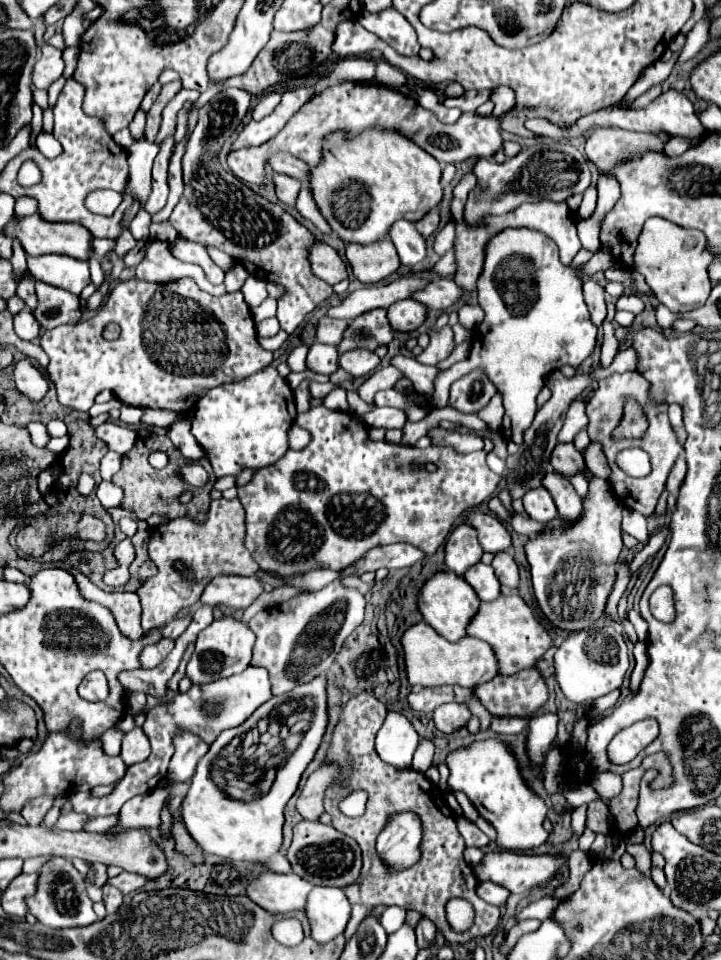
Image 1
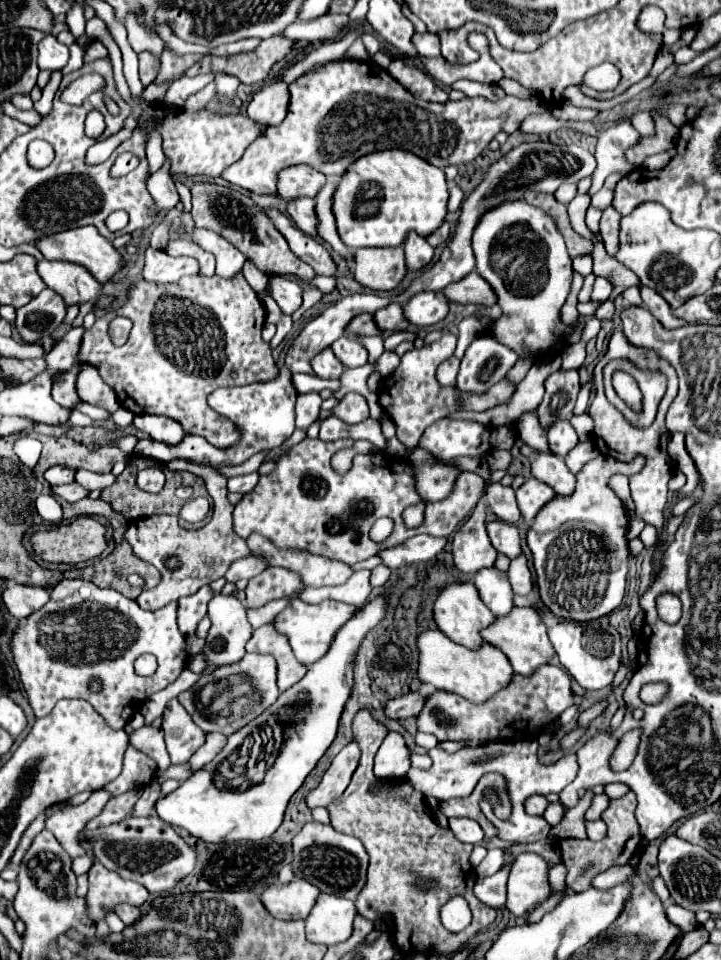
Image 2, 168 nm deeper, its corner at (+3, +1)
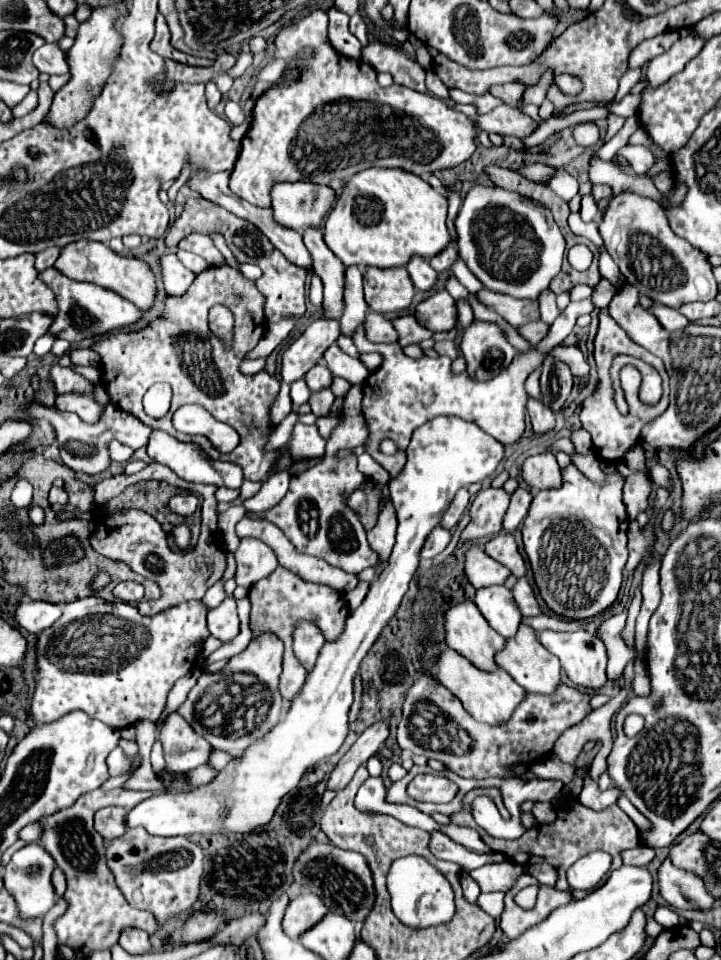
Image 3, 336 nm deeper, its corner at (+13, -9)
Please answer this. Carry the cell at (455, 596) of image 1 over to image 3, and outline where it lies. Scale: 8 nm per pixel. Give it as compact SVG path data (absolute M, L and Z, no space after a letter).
M472 600L454 604L450 610L446 610L444 630L446 630L446 646L462 654L466 660L470 660L480 670L496 670L494 654L504 646L504 638L490 628L490 624L480 614L480 610L474 606Z

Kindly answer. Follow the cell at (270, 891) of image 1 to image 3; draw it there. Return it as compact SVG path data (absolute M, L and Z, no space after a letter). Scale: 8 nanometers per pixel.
M312 892L298 894L286 906L286 912L282 918L282 930L286 936L296 940L302 932L312 928L326 912L328 912L328 908L316 894L312 894Z

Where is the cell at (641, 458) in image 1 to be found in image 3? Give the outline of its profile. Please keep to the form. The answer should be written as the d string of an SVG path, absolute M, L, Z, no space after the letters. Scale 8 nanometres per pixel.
M570 464L562 470L562 478L564 486L560 490L542 490L534 494L530 512L522 524L524 550L534 572L534 582L546 606L566 620L586 620L604 612L616 600L622 584L622 568L628 558L628 514L622 502L624 476L616 470L608 474L606 482L596 484L586 478L574 464Z

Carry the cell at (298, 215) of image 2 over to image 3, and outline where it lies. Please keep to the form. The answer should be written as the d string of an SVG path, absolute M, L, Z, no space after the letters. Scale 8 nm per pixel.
M306 228L302 230L302 240L314 260L314 272L324 282L324 308L326 318L342 316L342 286L344 286L344 264L332 254L322 238L322 228Z

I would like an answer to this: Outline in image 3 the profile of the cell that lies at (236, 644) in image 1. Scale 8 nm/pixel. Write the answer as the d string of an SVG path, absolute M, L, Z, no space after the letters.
M226 598L220 606L208 610L208 630L210 636L218 638L220 642L230 642L240 634L240 620L236 614L236 600Z

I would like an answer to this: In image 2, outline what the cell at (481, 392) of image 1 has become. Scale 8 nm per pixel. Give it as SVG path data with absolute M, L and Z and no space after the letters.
M482 334L468 346L456 386L464 392L486 392L506 376L516 360L518 354L514 350L500 344L492 334Z

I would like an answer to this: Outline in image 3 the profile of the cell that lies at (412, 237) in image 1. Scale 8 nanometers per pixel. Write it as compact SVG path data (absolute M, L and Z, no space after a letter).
M418 256L410 258L410 262L406 264L406 270L418 290L430 290L436 282L436 270L424 258L418 258Z

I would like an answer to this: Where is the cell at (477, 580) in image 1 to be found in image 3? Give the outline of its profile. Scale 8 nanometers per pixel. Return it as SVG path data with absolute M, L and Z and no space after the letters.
M504 586L480 588L476 590L474 604L498 634L502 634L504 638L510 638L516 634L522 616L508 588Z

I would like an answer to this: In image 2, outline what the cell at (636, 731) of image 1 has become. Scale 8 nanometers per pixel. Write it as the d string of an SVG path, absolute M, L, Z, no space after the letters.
M638 730L628 732L628 734L620 740L620 744L618 744L618 748L616 748L616 752L614 752L612 760L610 760L610 766L612 766L614 770L626 770L626 768L632 764L634 756L636 756L638 742L640 742L640 732L638 732Z

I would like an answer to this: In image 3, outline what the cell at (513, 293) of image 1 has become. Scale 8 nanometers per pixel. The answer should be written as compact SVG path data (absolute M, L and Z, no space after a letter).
M472 186L456 218L456 232L460 258L492 292L538 300L560 272L564 238L552 214L516 192L498 186Z

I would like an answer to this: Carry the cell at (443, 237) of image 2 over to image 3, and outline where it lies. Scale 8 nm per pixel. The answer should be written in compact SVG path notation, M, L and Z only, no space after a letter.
M454 244L446 246L446 250L442 250L440 254L436 254L436 258L430 258L430 266L434 266L436 272L444 272L444 270L450 270L452 262L456 260L456 248Z

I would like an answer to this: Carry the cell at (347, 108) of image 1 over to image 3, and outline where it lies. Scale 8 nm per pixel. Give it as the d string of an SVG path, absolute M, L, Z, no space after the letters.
M322 8L312 10L304 20L286 26L276 36L276 58L292 58L300 48L312 46L314 56L308 60L292 62L294 66L306 66L298 80L278 80L274 88L256 100L252 110L252 126L242 140L242 150L238 162L230 176L230 190L254 206L270 206L270 188L276 182L312 182L330 184L330 180L346 180L356 172L372 166L380 168L402 168L416 176L430 176L438 170L454 168L466 162L476 152L478 126L472 118L456 112L446 102L430 96L418 94L404 86L392 84L382 88L376 82L376 70L362 60L350 60L336 54L328 44L328 16Z

